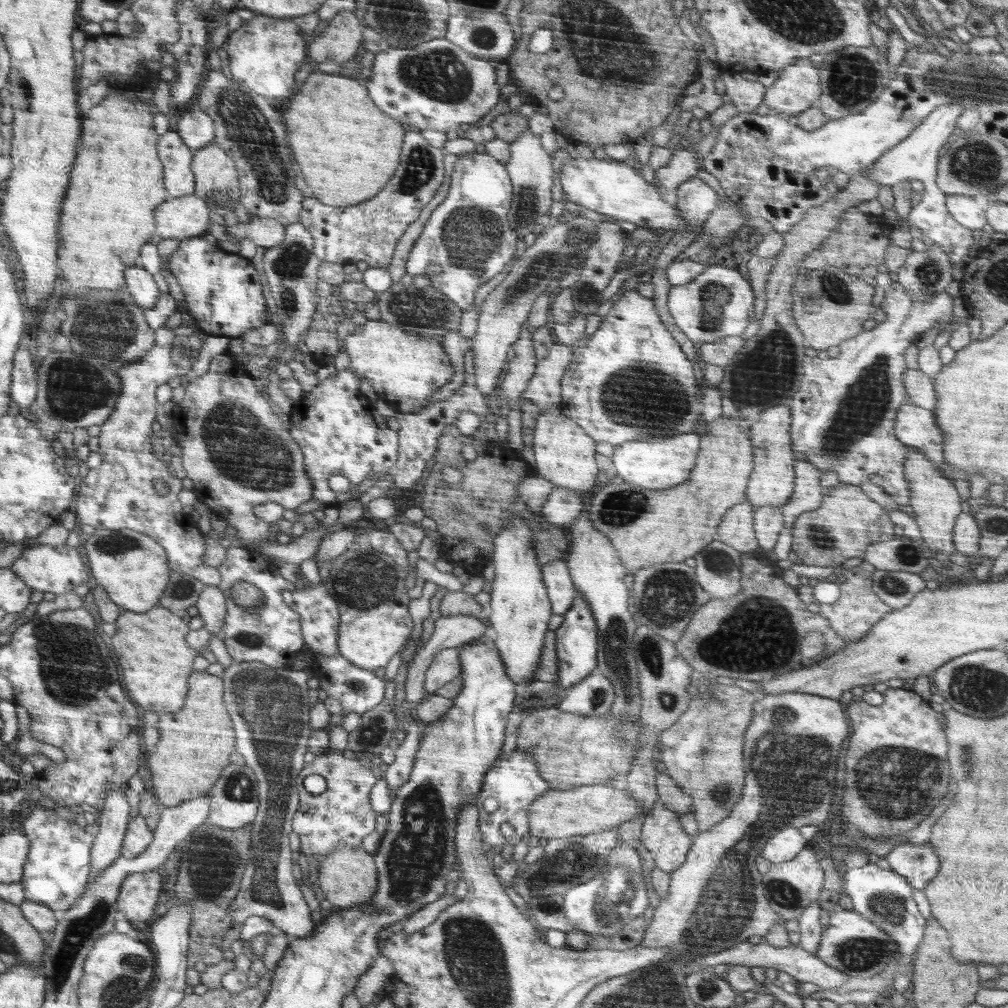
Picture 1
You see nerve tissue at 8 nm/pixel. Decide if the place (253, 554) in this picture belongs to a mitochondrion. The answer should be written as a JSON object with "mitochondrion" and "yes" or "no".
{"mitochondrion":"no"}

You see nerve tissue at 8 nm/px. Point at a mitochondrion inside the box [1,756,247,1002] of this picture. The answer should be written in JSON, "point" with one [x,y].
{"point":[79,931]}

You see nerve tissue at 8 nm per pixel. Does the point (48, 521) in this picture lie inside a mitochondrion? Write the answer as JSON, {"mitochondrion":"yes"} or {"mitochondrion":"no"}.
{"mitochondrion":"no"}

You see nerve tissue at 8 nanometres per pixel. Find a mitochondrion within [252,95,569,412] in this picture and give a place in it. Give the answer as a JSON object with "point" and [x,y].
{"point":[471,234]}

